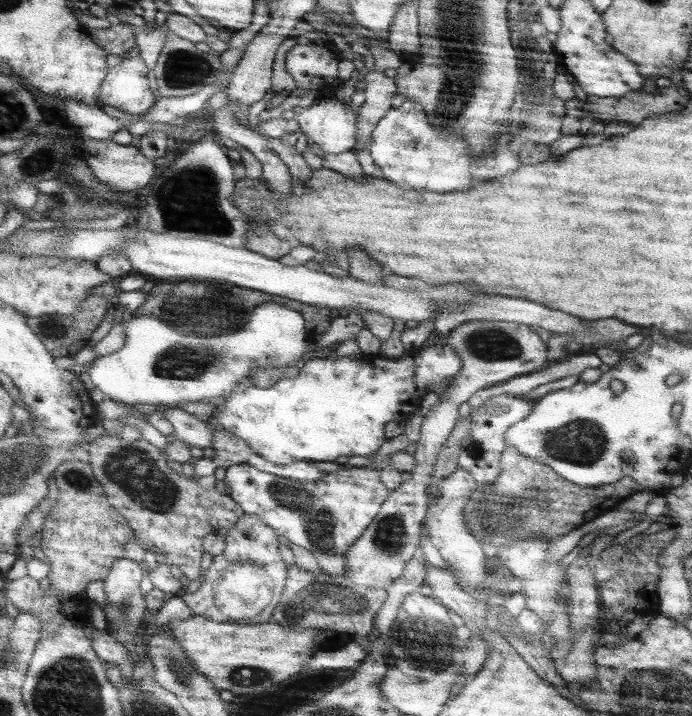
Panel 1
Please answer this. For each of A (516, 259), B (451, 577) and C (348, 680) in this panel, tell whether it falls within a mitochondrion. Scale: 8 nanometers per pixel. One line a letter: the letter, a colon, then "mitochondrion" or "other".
A: other
B: other
C: other

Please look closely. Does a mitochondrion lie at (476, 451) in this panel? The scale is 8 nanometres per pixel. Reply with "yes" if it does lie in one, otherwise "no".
no

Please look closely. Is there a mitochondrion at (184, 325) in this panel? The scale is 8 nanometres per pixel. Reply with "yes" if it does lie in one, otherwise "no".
yes

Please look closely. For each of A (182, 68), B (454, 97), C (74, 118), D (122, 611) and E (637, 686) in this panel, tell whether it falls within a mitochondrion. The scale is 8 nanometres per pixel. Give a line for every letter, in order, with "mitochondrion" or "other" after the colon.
A: mitochondrion
B: mitochondrion
C: other
D: mitochondrion
E: mitochondrion

